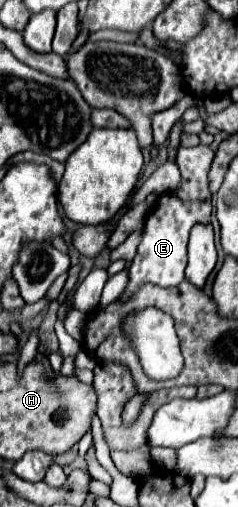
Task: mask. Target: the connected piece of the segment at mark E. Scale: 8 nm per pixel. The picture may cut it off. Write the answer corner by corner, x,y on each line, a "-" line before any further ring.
209,145
197,147
179,147
177,165
181,169
183,183
171,195
179,197
183,203
165,203
165,195
159,197
157,207
151,211
151,219
145,223
145,235
137,247
137,255
129,267
129,285
121,299
127,299
141,283
155,283
161,287
171,287
183,281
185,267
187,267
187,239
189,231
195,223
209,223
211,221
211,191
207,181
207,169
211,165
213,149

